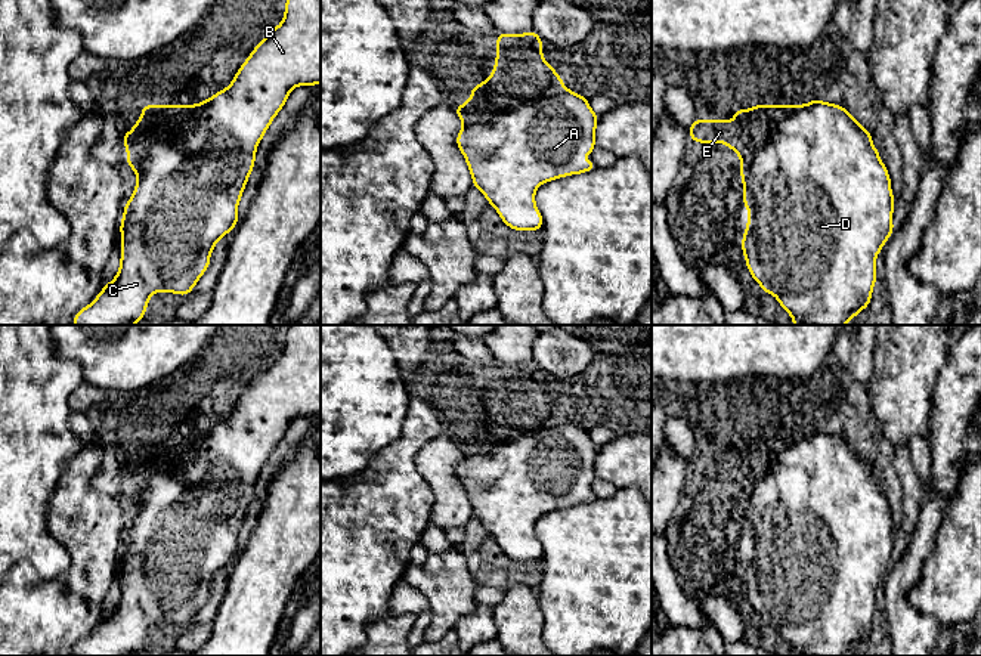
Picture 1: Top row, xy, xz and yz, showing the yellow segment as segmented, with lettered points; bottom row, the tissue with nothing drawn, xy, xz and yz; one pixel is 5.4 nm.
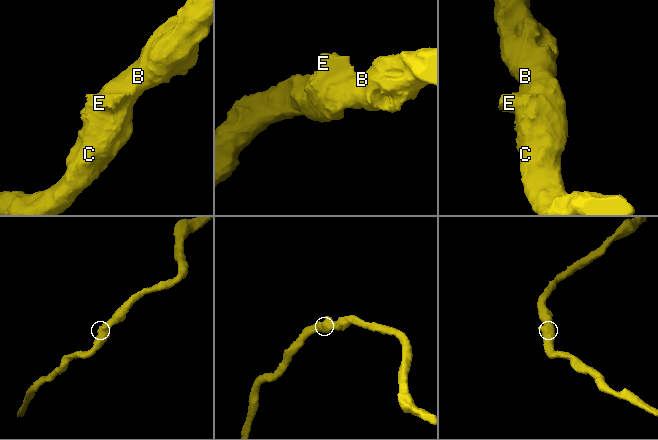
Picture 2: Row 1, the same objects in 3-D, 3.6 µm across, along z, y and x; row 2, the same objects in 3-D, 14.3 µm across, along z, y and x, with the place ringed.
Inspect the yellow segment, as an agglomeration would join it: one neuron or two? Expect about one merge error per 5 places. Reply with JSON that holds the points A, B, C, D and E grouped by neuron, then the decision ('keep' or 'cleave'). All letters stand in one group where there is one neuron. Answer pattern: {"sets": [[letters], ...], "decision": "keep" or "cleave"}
{"sets": [["A", "B", "C", "D", "E"]], "decision": "keep"}

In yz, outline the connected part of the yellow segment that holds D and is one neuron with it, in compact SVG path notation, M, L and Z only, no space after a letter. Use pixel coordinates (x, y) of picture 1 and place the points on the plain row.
M813 430L805 436L753 436L751 440L737 440L731 452L725 451L693 451L688 459L690 470L699 474L725 474L740 488L740 508L743 511L743 536L749 542L749 551L740 573L746 597L764 623L773 625L783 641L786 641L793 656L845 656L872 631L872 622L876 613L876 587L889 570L895 560L892 556L894 526L891 510L879 483L872 474L872 464L861 458L854 446L835 434Z

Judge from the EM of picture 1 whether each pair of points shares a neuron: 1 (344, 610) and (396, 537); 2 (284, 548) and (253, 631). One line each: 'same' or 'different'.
1: same
2: same

